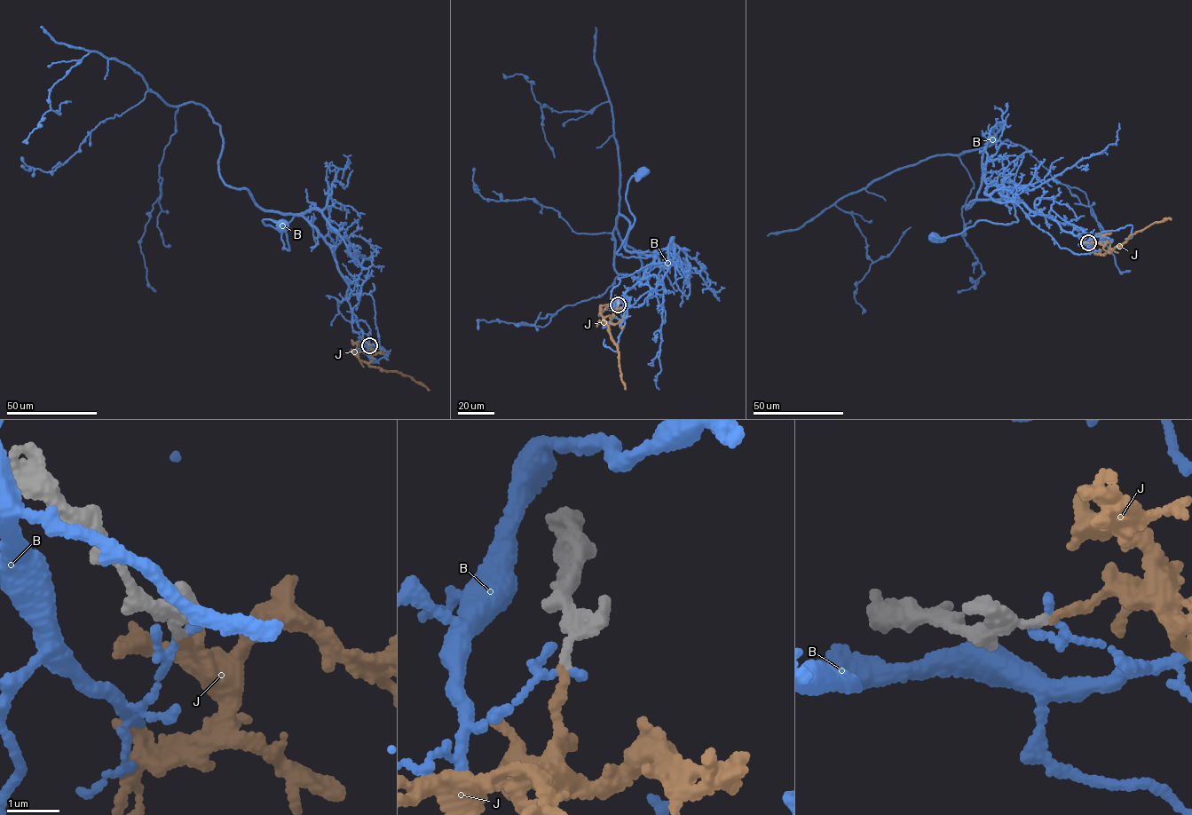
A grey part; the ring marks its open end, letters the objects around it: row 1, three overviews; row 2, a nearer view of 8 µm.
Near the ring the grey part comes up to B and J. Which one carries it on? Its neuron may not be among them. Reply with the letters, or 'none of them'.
J

